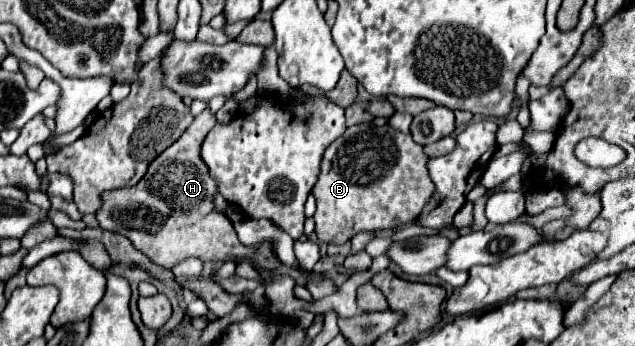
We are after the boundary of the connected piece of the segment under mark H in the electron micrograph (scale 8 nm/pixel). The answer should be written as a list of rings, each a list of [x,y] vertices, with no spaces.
[[[209,110],[201,112],[189,130],[149,164],[145,176],[135,186],[103,192],[97,222],[103,230],[127,236],[139,252],[167,270],[189,256],[197,256],[203,262],[247,256],[257,260],[261,268],[275,270],[281,264],[271,248],[243,246],[231,220],[223,212],[215,210],[213,198],[217,194],[217,180],[211,176],[207,164],[201,158],[203,138],[215,124],[217,120]]]

